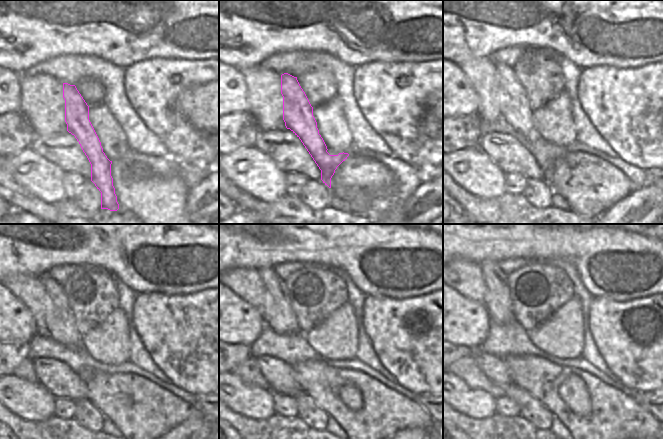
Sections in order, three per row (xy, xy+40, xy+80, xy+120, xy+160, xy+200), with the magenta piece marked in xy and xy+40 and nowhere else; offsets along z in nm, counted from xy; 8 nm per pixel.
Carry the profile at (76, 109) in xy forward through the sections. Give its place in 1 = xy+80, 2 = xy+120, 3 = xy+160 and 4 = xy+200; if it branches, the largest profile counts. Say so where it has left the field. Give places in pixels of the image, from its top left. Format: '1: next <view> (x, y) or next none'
1: next xy+80 (515, 109)
2: next xy+120 (60, 321)
3: next xy+160 (278, 314)
4: next xy+200 (498, 302)

